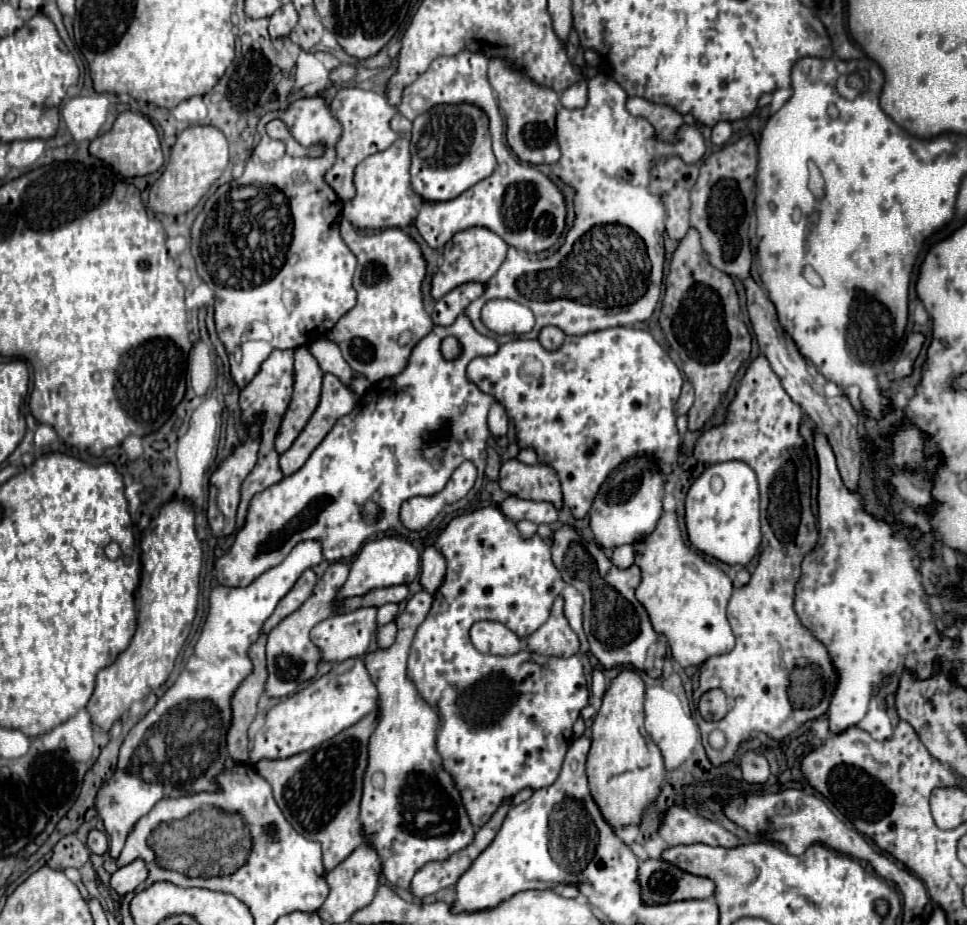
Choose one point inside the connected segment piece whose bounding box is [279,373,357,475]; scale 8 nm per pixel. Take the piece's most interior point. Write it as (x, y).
(336, 399)

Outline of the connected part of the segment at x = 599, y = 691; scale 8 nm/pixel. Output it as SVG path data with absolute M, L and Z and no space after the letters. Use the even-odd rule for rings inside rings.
M593 671L593 683L591 683L591 691L595 697L603 697L605 695L605 689L607 689L607 681L603 677L601 671Z

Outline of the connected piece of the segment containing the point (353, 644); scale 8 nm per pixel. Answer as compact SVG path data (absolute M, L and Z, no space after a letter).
M363 607L321 621L313 627L311 637L325 661L345 661L367 653L377 627L377 607Z

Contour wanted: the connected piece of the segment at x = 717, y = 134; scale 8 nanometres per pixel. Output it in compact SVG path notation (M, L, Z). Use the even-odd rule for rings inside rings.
M721 121L721 123L717 123L717 125L713 127L711 141L713 141L715 145L725 145L725 143L729 141L729 137L731 137L731 123Z

